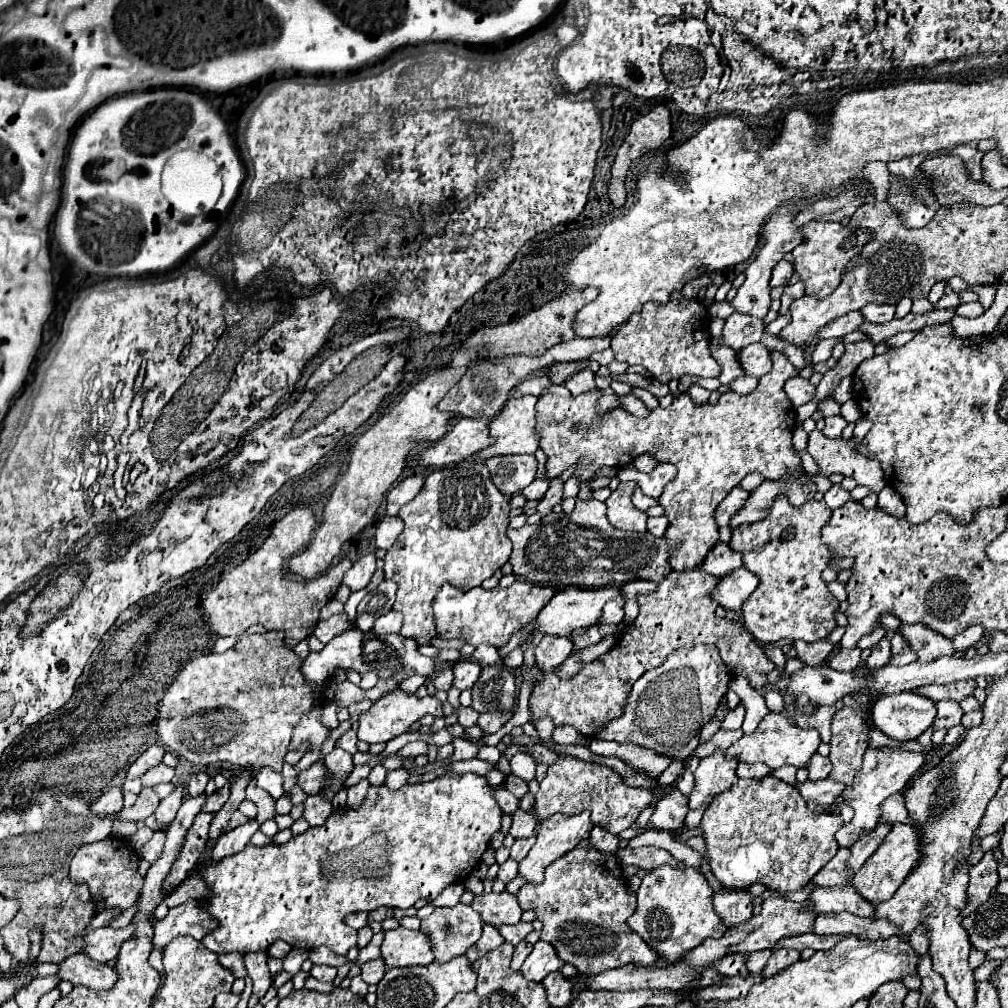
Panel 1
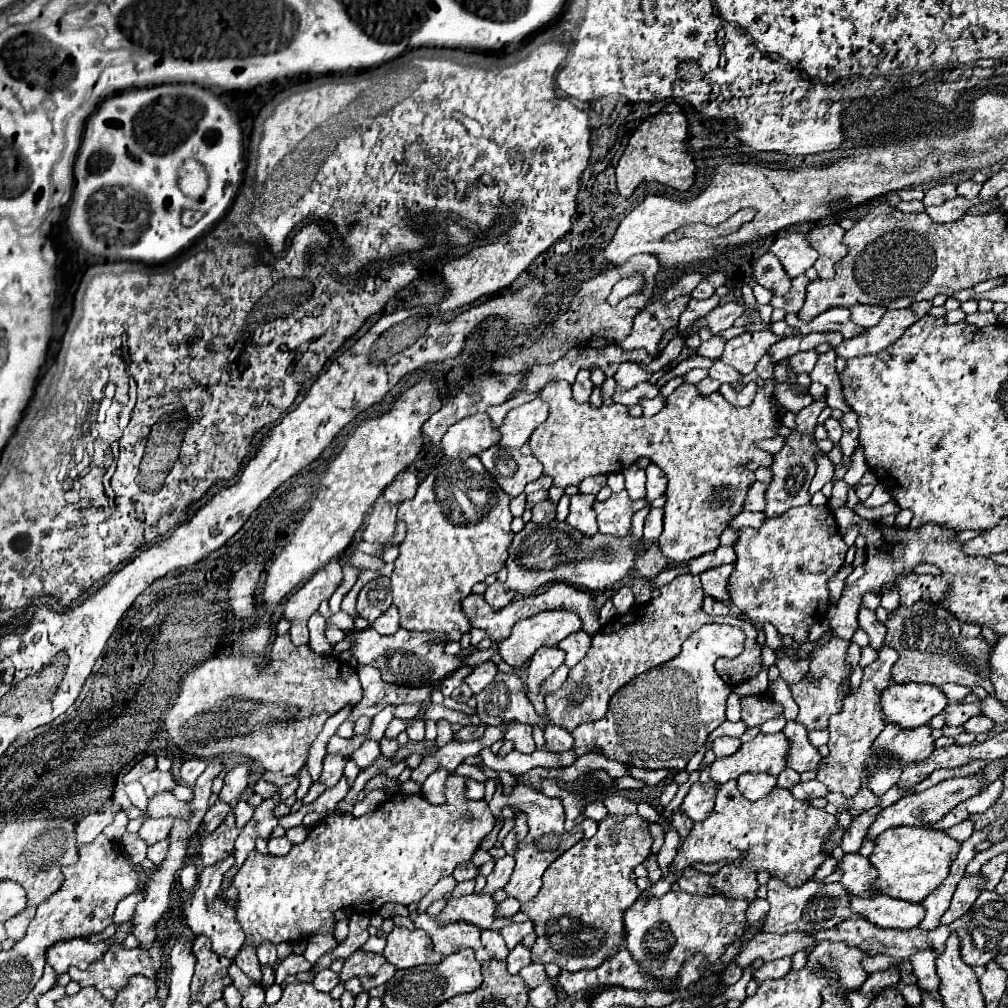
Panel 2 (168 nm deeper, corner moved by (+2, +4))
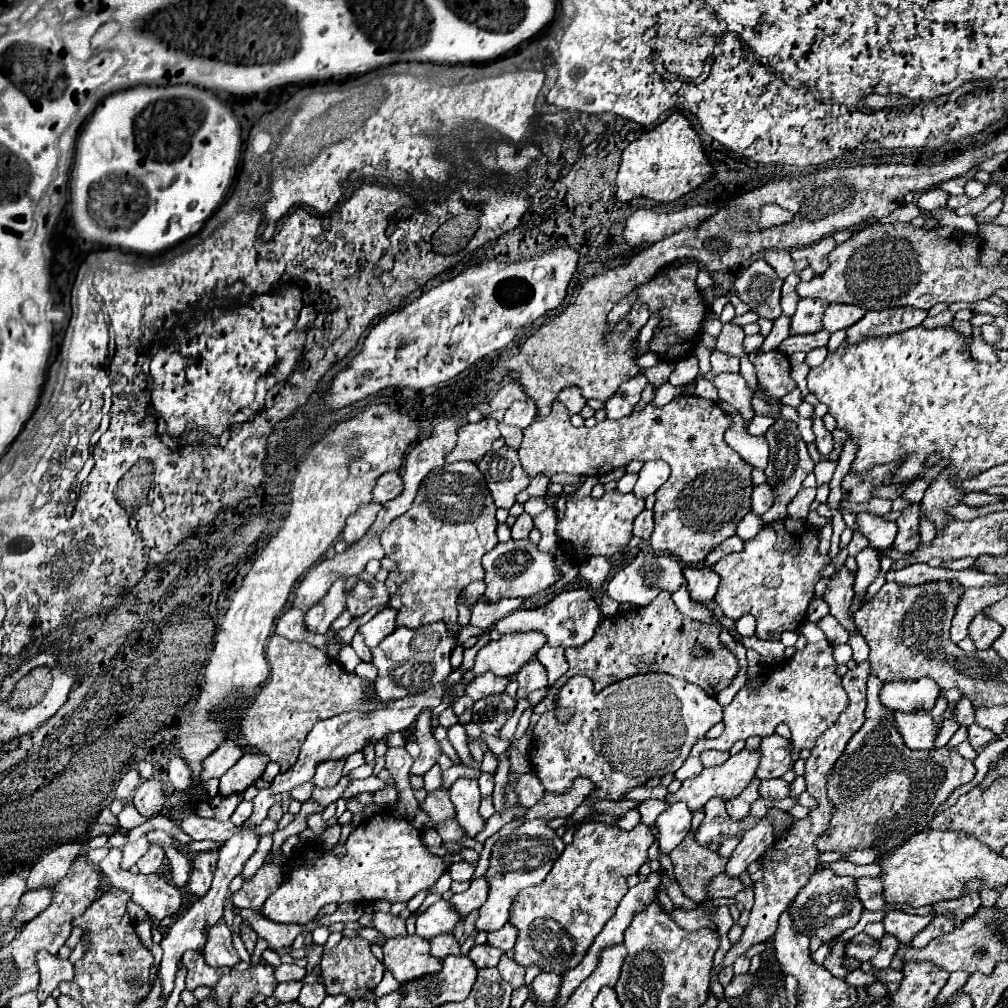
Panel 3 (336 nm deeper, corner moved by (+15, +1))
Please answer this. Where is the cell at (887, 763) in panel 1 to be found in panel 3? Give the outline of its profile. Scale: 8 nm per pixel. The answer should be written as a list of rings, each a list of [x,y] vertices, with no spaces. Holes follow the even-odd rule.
[[[896,711],[896,725],[904,737],[904,743],[910,745],[910,749],[932,749],[940,729],[938,723],[934,723],[930,711]]]

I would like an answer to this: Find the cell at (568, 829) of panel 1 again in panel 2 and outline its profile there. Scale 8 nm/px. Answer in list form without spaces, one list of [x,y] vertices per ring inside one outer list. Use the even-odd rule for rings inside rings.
[[[517,784],[511,792],[511,796],[507,798],[509,804],[517,806],[521,812],[527,814],[527,822],[529,822],[529,834],[525,836],[525,840],[519,844],[519,850],[515,852],[515,870],[511,874],[511,880],[507,882],[505,886],[505,892],[509,896],[515,896],[517,900],[521,902],[529,902],[537,896],[537,892],[541,890],[541,876],[543,872],[547,870],[547,866],[557,860],[565,850],[569,850],[577,840],[583,838],[583,830],[577,830],[577,832],[569,832],[565,830],[565,810],[561,806],[561,800],[559,798],[549,798],[545,796],[543,792],[539,792],[537,788],[525,788],[521,784]],[[525,790],[525,792],[521,792]],[[533,790],[533,792],[531,792]],[[527,794],[527,796],[525,796]],[[531,794],[533,794],[533,804],[529,802],[531,800]],[[539,794],[539,796],[537,796]],[[523,798],[527,798],[525,802],[527,804],[521,804]],[[549,816],[549,820],[547,820]]]

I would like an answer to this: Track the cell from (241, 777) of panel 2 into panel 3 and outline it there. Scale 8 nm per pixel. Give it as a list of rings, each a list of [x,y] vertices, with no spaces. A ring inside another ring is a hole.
[[[246,753],[234,767],[230,767],[220,777],[220,793],[244,793],[246,787],[254,785],[262,777],[268,763],[270,761],[268,757],[264,757],[264,753]]]

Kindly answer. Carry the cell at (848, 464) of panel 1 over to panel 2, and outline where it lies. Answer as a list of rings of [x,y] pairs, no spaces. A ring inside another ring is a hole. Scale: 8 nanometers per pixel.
[[[817,452],[815,454],[815,462],[817,462],[817,472],[815,472],[815,476],[813,476],[813,482],[811,482],[811,486],[809,486],[809,492],[811,494],[815,494],[815,492],[819,492],[827,482],[831,482],[831,476],[833,476],[833,462],[829,460],[829,456],[825,454],[825,452]]]

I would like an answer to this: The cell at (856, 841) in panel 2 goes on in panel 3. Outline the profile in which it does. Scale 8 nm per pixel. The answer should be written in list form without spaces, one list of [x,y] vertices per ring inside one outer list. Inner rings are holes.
[[[868,677],[868,707],[866,721],[858,733],[848,741],[844,753],[838,757],[832,773],[828,775],[828,799],[834,805],[828,831],[818,841],[818,851],[850,853],[854,849],[880,849],[878,855],[900,847],[908,837],[924,831],[934,819],[936,809],[948,795],[976,775],[972,761],[964,759],[956,747],[942,749],[908,749],[902,739],[888,751],[886,757],[886,731],[898,731],[894,711],[880,703],[880,689],[884,683]],[[880,843],[880,845],[874,845]]]

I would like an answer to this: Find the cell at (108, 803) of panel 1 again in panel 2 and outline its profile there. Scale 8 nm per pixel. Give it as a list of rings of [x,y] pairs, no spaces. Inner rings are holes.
[[[105,808],[101,812],[93,812],[93,814],[83,816],[83,820],[77,826],[77,848],[93,842],[103,832],[103,828],[113,822],[113,818],[115,818],[113,808]]]

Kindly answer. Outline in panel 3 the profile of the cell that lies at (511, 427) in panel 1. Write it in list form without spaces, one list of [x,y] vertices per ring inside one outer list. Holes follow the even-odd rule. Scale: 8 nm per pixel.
[[[530,397],[526,401],[512,403],[504,415],[506,425],[516,425],[520,429],[526,429],[534,419],[536,419],[536,405]]]

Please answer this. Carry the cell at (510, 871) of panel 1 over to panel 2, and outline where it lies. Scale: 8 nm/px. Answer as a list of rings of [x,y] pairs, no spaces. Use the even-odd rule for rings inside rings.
[[[513,856],[499,858],[497,864],[495,864],[495,868],[493,868],[493,872],[487,876],[487,884],[485,884],[483,892],[485,892],[485,894],[493,894],[495,890],[503,888],[503,886],[509,882],[509,876],[511,876],[511,872],[513,872],[513,866],[515,866]]]

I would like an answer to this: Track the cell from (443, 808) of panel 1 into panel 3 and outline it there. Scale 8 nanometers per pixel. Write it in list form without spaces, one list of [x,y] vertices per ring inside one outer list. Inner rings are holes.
[[[388,811],[360,823],[346,841],[346,855],[334,857],[334,851],[318,851],[320,857],[308,863],[308,853],[300,853],[292,861],[290,879],[278,891],[274,891],[264,907],[262,915],[276,923],[298,923],[312,921],[324,905],[330,903],[372,903],[376,899],[410,901],[416,893],[430,889],[444,873],[442,857],[430,855],[420,843],[420,831],[406,819],[396,819]]]

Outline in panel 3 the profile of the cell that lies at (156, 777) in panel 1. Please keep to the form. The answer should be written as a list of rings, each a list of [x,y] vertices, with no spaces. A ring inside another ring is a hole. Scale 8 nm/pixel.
[[[148,779],[144,781],[136,793],[134,793],[134,799],[132,799],[134,807],[138,809],[140,815],[144,817],[152,817],[152,815],[158,815],[164,807],[164,793],[162,793],[162,787],[158,781],[154,779]]]

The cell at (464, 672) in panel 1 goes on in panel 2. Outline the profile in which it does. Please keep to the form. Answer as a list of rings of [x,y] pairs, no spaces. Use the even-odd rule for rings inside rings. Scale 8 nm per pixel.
[[[493,662],[477,664],[473,666],[471,674],[465,678],[465,684],[473,690],[473,694],[479,694],[495,678],[495,672],[497,672],[497,666]]]

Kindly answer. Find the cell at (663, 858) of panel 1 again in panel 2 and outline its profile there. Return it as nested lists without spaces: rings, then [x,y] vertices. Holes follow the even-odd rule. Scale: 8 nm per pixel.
[[[691,866],[683,870],[683,876],[677,880],[677,884],[689,894],[715,894],[715,890],[709,884],[709,874],[697,872]]]

